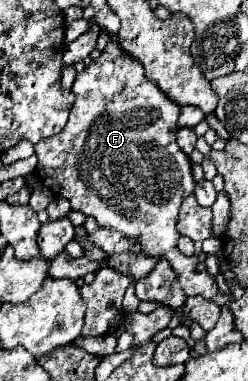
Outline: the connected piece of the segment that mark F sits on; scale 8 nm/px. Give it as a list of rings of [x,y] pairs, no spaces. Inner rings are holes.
[[[109,41],[97,61],[91,61],[73,83],[75,105],[69,115],[67,125],[55,137],[43,139],[35,145],[37,151],[37,175],[45,187],[51,189],[55,197],[67,199],[73,211],[81,211],[87,217],[95,217],[101,227],[121,231],[133,239],[137,245],[131,251],[149,251],[153,257],[169,259],[171,267],[177,269],[179,283],[185,295],[201,295],[211,299],[219,289],[215,279],[199,271],[197,257],[185,257],[177,251],[177,211],[181,201],[193,193],[195,179],[191,173],[191,159],[177,147],[177,119],[181,107],[171,101],[155,81],[145,77],[143,65],[123,51],[117,41]]]

